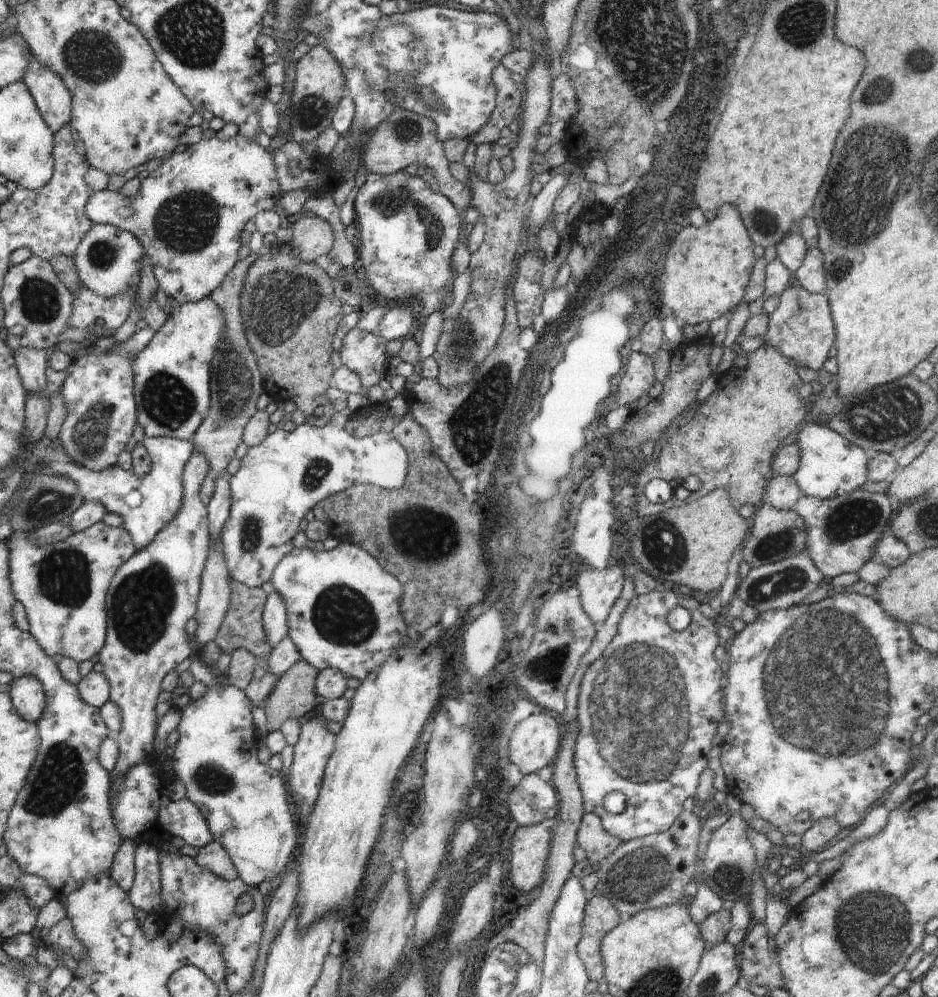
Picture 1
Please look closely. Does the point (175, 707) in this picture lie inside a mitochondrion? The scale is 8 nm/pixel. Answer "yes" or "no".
no

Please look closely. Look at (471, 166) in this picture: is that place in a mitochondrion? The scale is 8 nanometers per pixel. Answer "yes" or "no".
no

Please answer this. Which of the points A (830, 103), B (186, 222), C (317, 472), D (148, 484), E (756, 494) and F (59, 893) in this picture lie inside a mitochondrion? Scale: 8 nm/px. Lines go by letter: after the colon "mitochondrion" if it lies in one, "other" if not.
A: other
B: mitochondrion
C: mitochondrion
D: other
E: other
F: other

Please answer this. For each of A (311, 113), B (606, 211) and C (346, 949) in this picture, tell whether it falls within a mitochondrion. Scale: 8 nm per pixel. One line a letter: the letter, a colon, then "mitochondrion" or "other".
A: mitochondrion
B: other
C: other

